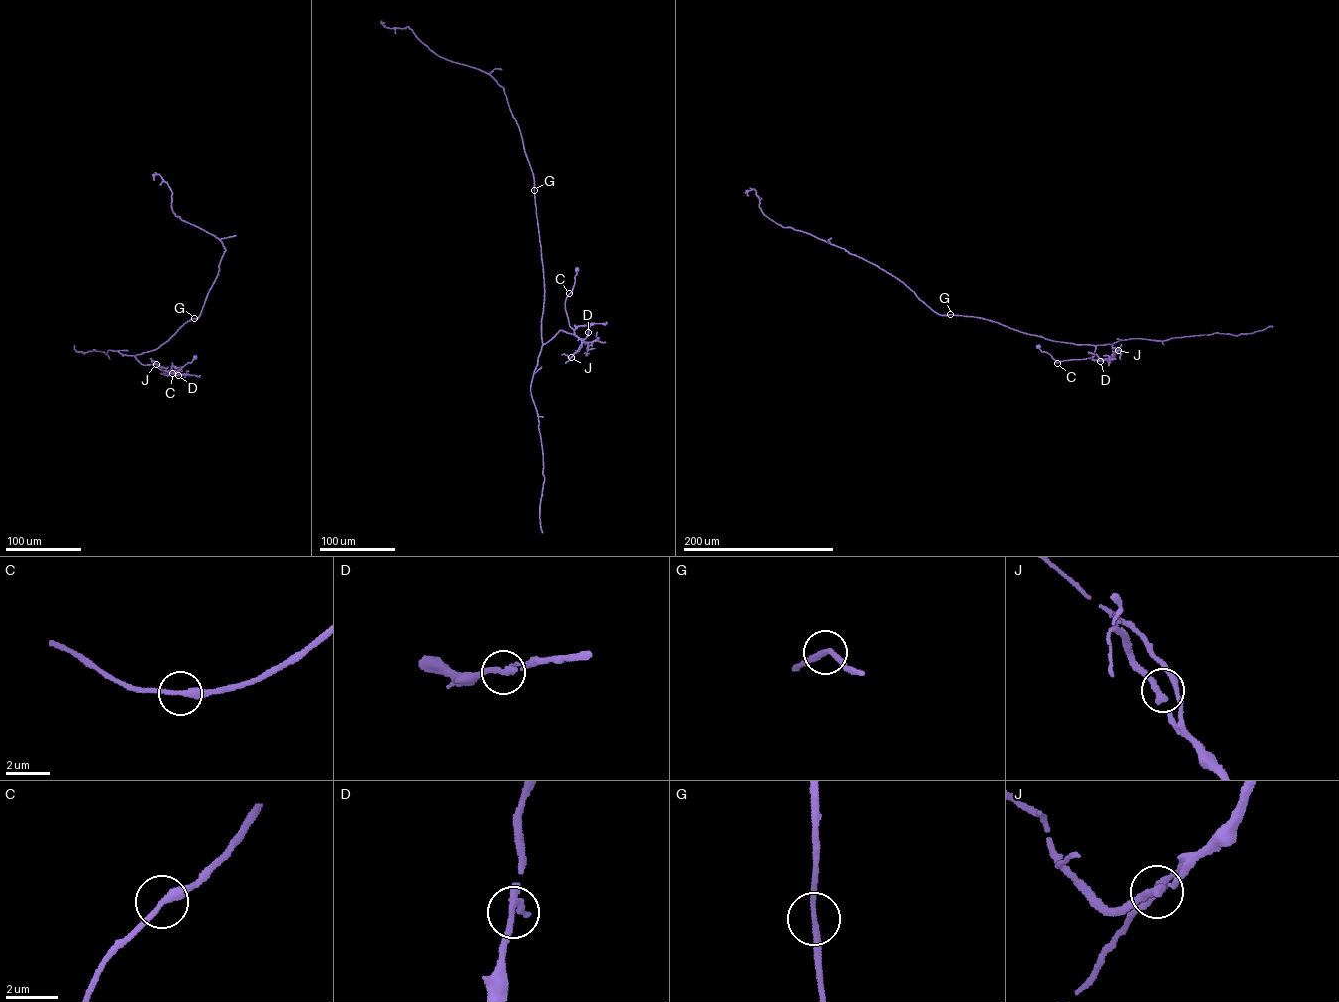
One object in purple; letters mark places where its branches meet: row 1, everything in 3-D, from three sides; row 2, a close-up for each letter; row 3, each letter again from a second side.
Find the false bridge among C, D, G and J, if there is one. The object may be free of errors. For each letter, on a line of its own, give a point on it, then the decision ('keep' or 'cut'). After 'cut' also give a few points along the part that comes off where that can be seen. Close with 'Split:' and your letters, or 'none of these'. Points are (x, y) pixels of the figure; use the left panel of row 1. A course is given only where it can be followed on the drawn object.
C: (172, 373) | keep
D: (178, 375) | keep
G: (194, 318) | keep
J: (156, 364) | keep
Split: none of these

